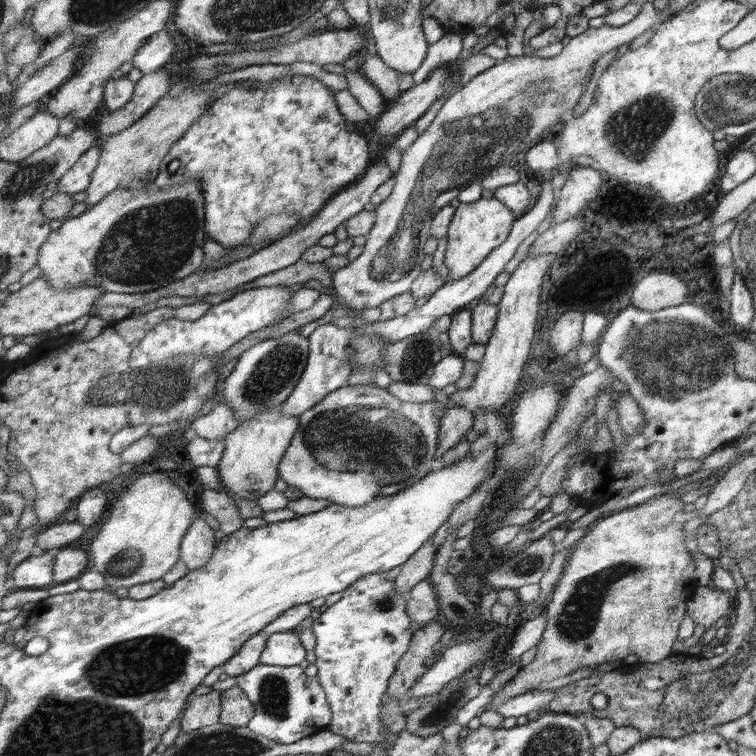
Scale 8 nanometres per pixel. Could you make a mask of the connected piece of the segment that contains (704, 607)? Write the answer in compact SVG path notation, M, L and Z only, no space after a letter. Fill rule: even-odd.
M699 585L688 602L686 613L690 613L694 624L701 624L709 629L724 615L734 611L734 601L730 591L723 591L712 586Z

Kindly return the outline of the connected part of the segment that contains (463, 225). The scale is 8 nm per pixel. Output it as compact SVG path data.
M480 197L480 200L471 203L466 203L461 198L460 206L455 208L450 228L445 236L447 248L444 254L444 263L448 267L448 276L446 276L445 282L460 279L474 271L484 259L488 258L490 252L500 247L509 238L517 218L518 216L513 213L513 210L496 197L490 199Z

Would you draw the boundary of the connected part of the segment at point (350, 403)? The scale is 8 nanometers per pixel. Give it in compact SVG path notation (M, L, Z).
M346 386L338 388L330 395L326 396L324 400L318 402L310 411L304 412L299 416L301 426L297 434L293 437L293 442L285 453L285 457L280 465L280 473L282 480L285 480L289 485L299 488L304 495L315 499L326 499L331 503L346 505L348 507L362 507L380 495L391 495L398 491L408 488L414 483L418 483L424 479L430 472L439 470L435 457L437 456L440 444L440 425L442 416L445 416L447 408L443 403L436 400L426 402L425 404L406 403L394 397L388 389L378 388L376 386Z

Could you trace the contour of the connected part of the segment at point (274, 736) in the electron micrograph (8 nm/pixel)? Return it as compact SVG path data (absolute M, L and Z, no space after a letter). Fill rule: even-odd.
M260 663L248 673L236 677L236 683L254 703L254 716L247 727L278 744L292 744L312 736L326 729L333 718L333 709L317 676L306 676L299 665L277 667Z

